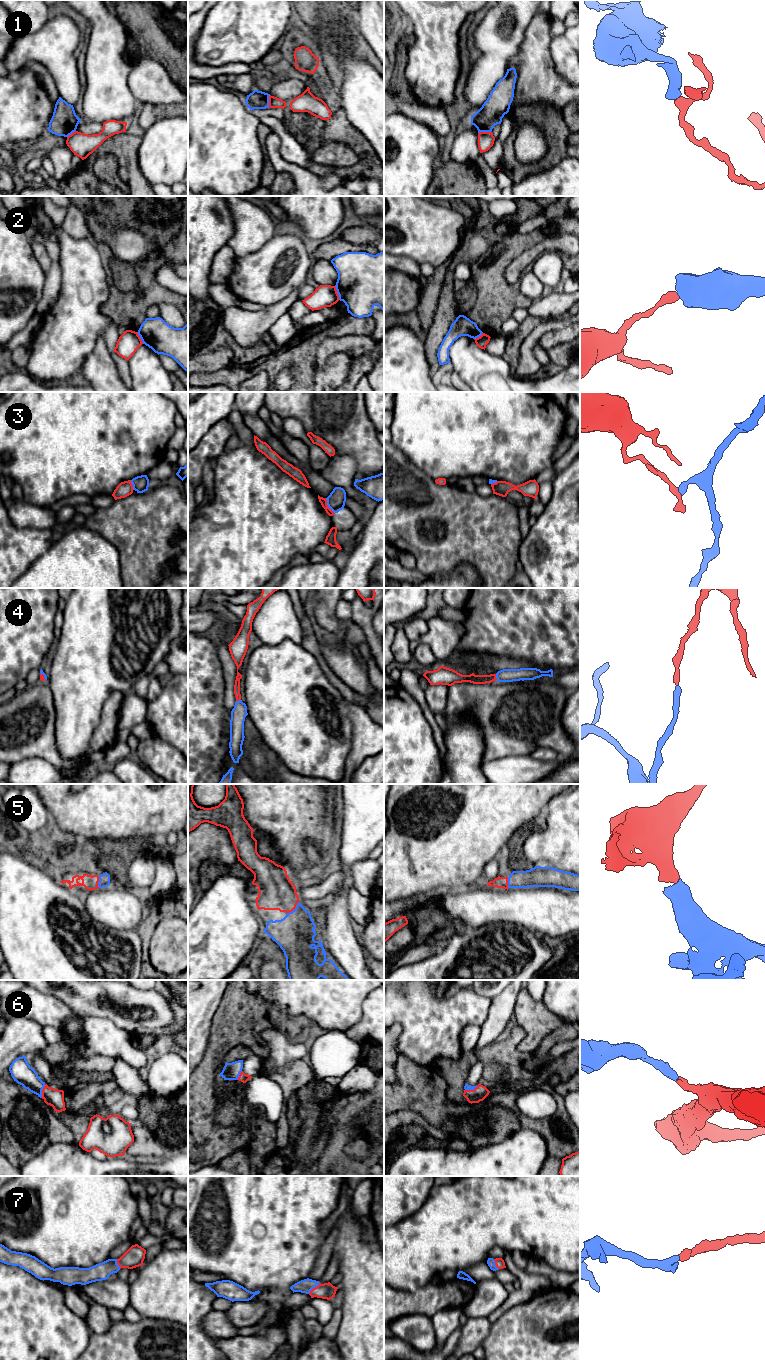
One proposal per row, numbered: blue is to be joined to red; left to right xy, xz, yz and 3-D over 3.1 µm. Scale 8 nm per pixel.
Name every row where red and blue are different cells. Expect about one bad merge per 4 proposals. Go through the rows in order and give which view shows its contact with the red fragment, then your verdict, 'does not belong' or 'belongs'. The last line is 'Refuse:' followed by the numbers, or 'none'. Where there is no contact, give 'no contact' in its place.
1: contact in xz; does not belong
2: contact in xz; does not belong
3: contact in xz; does not belong
4: contact in yz; belongs
5: contact in xz; belongs
6: contact in xy; belongs
7: contact in xz; belongs
Refuse: 1, 2, 3

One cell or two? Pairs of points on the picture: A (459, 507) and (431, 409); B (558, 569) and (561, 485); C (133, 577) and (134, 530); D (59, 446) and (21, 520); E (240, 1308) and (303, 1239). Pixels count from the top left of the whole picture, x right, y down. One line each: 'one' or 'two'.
A: two
B: one
C: one
D: two
E: two

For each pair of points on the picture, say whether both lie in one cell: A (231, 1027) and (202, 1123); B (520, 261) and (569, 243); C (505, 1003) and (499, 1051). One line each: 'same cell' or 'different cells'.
A: same cell
B: same cell
C: different cells

